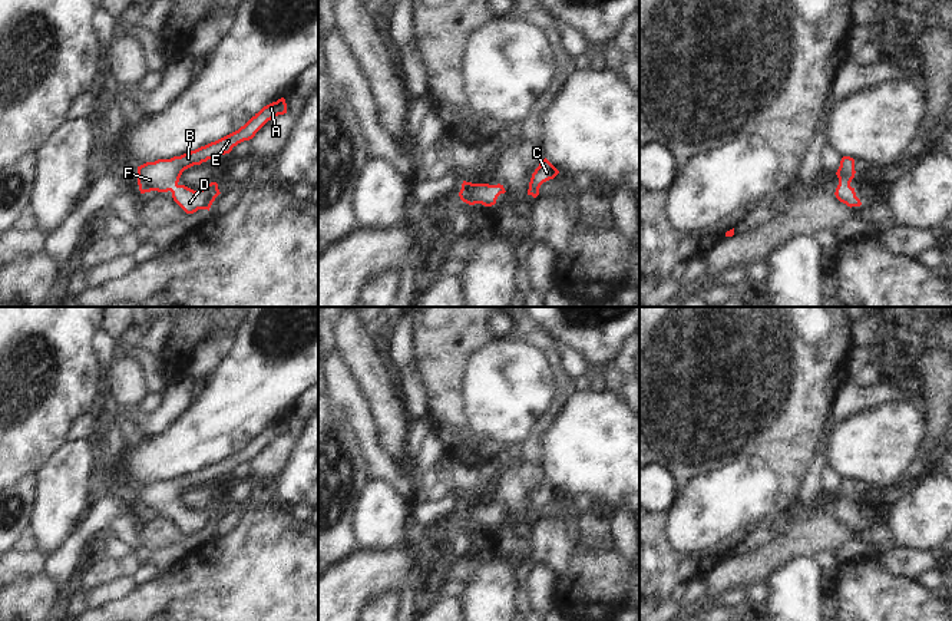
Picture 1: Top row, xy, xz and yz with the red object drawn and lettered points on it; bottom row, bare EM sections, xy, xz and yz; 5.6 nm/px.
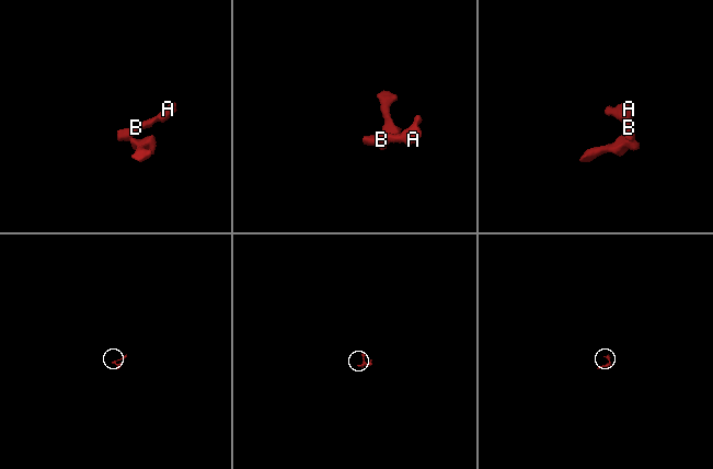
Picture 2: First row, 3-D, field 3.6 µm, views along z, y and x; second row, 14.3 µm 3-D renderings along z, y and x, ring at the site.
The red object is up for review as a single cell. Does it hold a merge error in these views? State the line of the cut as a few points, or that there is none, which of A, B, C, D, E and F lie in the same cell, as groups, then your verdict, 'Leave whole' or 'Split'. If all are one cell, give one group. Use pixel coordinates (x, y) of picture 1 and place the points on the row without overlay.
No split. Groups: A B C D E F. Leave whole

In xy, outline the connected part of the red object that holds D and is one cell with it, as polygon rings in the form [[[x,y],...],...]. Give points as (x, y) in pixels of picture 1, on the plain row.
[[[281,419],[264,427],[238,452],[201,468],[195,472],[173,478],[171,480],[158,480],[138,488],[138,506],[141,515],[158,512],[172,513],[173,522],[186,534],[194,535],[198,531],[211,529],[215,519],[221,515],[216,503],[208,505],[199,512],[194,512],[185,506],[179,506],[182,493],[194,486],[201,486],[208,480],[229,475],[234,468],[244,462],[249,462],[255,455],[272,439],[287,435],[285,420]]]

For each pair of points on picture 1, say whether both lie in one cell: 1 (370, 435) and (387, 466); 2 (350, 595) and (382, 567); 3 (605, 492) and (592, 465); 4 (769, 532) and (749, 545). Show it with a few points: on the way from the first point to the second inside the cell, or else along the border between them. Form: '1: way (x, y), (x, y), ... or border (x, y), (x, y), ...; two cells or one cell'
1: way (370, 442), (370, 449), (380, 459); one cell
2: way (357, 588), (374, 571); one cell
3: way (605, 485), (605, 478), (600, 472); one cell
4: way (764, 535), (753, 542); one cell

